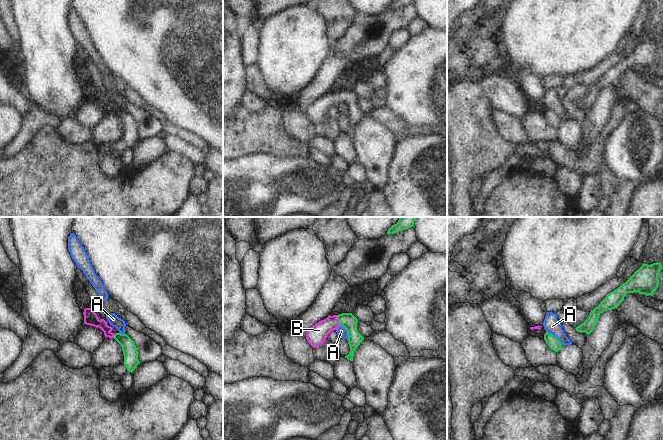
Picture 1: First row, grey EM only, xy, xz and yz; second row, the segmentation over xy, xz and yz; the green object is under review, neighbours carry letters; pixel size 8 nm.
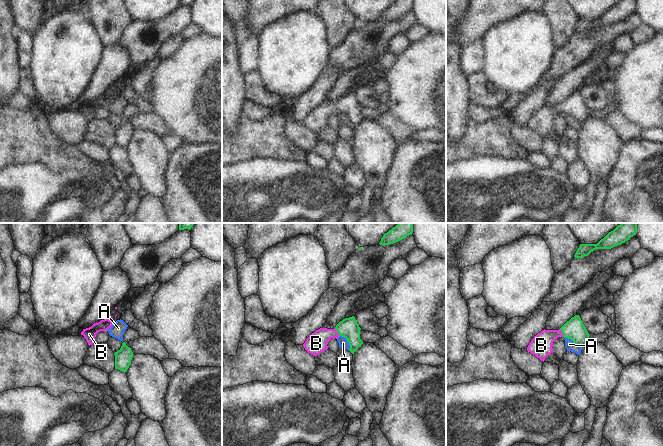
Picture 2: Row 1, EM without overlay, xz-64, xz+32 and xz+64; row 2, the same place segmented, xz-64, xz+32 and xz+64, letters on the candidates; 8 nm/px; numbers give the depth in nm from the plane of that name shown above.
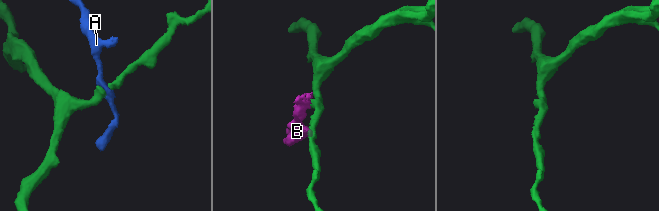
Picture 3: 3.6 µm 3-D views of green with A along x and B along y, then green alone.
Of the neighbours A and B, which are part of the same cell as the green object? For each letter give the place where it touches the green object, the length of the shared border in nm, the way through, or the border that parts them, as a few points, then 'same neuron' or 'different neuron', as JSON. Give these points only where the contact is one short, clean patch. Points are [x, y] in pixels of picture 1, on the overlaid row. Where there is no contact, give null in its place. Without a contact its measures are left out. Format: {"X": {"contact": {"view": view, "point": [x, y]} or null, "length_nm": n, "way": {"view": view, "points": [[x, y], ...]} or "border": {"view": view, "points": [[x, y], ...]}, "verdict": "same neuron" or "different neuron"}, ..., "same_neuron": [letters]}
{"A": {"contact": {"view": "yz", "point": [553, 336]}, "length_nm": 170, "border": {"view": "yz", "points": [[546, 331], [562, 344]]}, "verdict": "different neuron"}, "B": {"contact": {"view": "xz", "point": [337, 319]}, "length_nm": 90, "way": {"view": "xz", "points": [[347, 320], [337, 319], [315, 335]]}, "verdict": "same neuron"}, "same_neuron": ["B"]}

